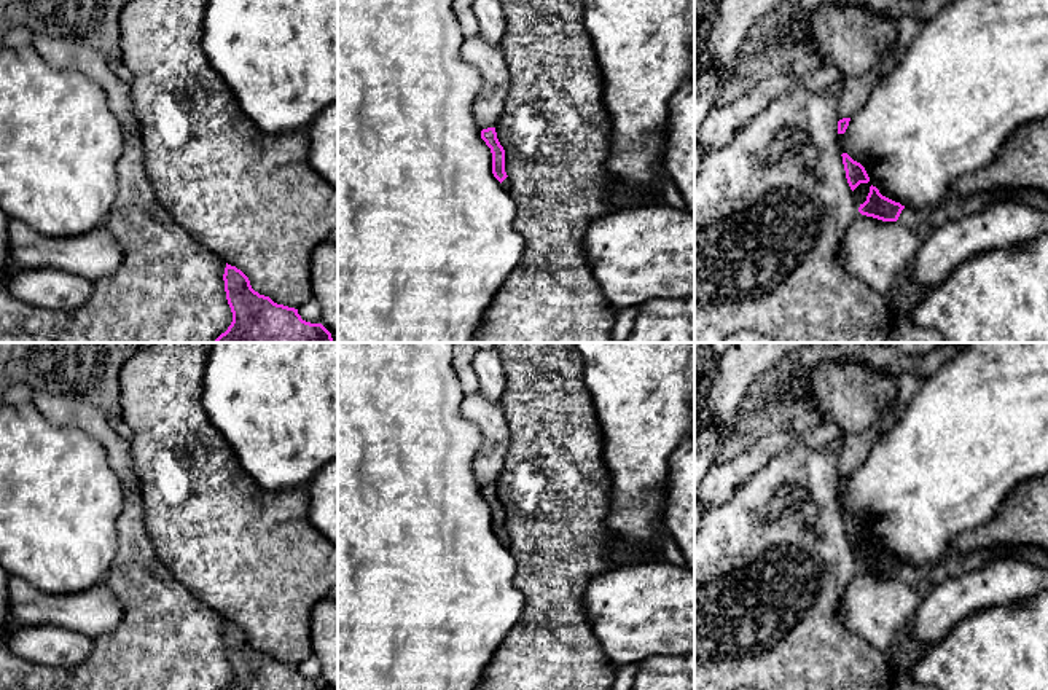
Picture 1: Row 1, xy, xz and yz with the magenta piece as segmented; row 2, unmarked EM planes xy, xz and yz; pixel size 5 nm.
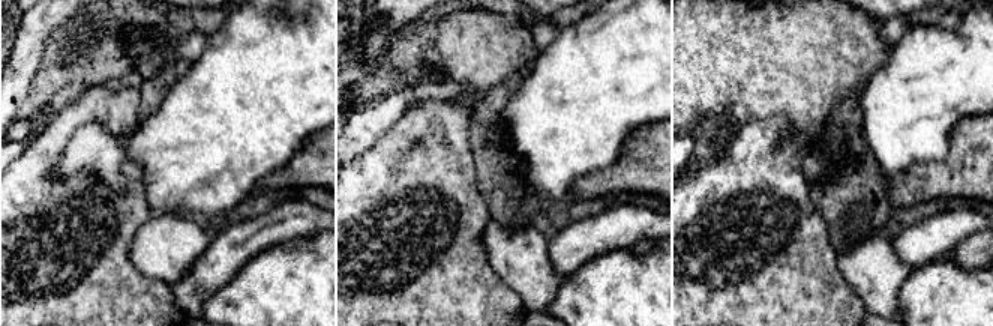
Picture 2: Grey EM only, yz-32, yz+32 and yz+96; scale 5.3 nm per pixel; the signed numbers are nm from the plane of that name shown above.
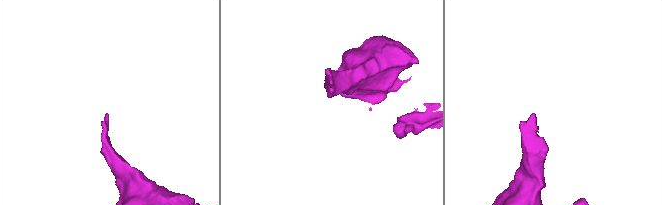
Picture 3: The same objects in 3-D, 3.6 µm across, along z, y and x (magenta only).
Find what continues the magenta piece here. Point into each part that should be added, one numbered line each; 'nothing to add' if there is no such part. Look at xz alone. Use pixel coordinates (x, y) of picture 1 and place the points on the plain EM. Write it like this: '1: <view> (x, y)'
nothing to add

